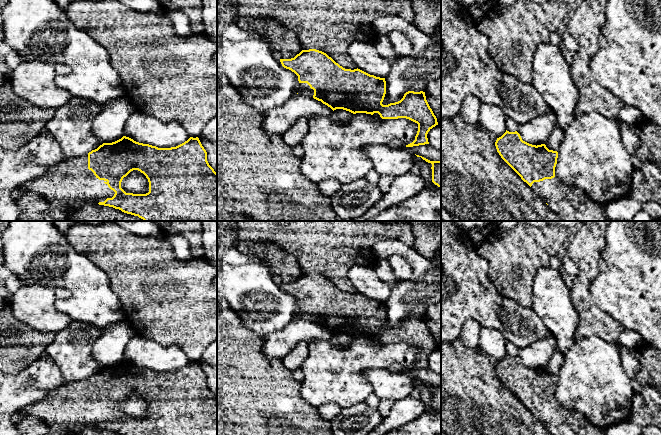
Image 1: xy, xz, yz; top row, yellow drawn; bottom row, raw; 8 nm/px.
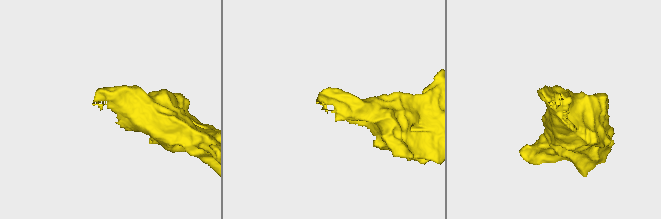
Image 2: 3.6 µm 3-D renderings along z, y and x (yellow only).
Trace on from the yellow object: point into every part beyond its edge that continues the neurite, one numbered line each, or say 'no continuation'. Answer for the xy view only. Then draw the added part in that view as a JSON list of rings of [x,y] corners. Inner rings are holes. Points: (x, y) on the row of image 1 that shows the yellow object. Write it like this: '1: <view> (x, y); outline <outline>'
1: xy (70, 183); outline [[[88,154],[63,159],[50,166],[42,175],[28,181],[21,193],[32,192],[53,205],[67,206],[70,210],[82,203],[104,202],[115,194],[88,169]]]

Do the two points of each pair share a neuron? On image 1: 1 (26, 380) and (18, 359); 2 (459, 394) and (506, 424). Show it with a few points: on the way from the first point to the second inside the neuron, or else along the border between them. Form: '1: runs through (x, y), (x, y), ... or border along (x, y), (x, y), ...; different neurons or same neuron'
1: border along (27, 365), (10, 375); different neurons
2: runs through (471, 405), (490, 424), (494, 424); same neuron

